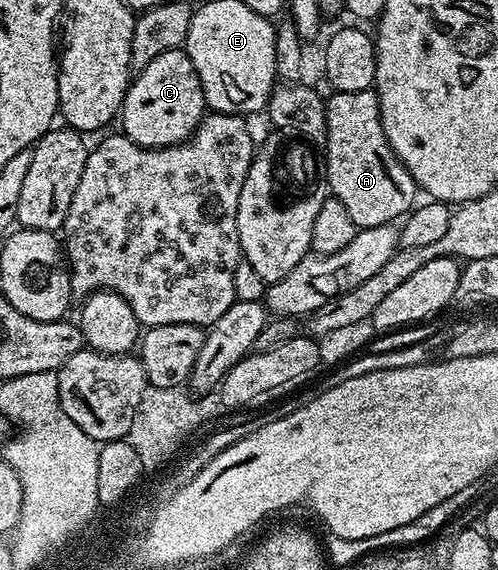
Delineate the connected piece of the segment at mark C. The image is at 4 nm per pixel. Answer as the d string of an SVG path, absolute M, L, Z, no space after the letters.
M175 49L160 53L146 69L133 76L122 102L121 130L141 147L171 147L185 143L207 111L200 77L192 61L185 50Z

